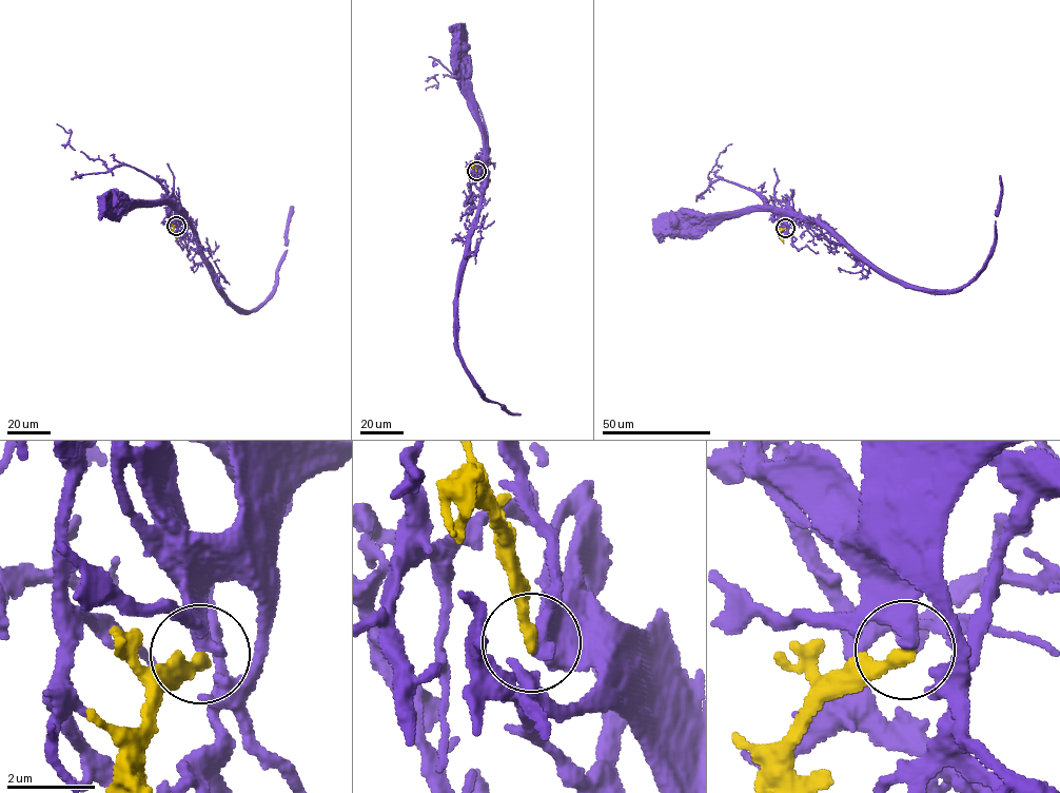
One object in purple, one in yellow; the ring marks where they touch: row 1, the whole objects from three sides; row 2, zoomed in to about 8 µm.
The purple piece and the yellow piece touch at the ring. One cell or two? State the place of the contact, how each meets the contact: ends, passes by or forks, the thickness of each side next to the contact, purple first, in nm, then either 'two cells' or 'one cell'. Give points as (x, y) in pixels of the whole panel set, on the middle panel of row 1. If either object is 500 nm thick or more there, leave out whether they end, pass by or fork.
place (476, 171); purple ends; yellow ends; calibres 440 and 320 nm; one cell

